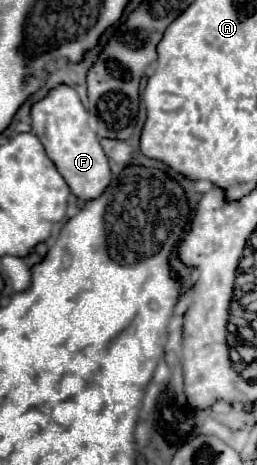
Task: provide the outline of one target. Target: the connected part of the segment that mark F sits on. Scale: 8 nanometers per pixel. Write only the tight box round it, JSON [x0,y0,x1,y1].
[30,86,112,202]

